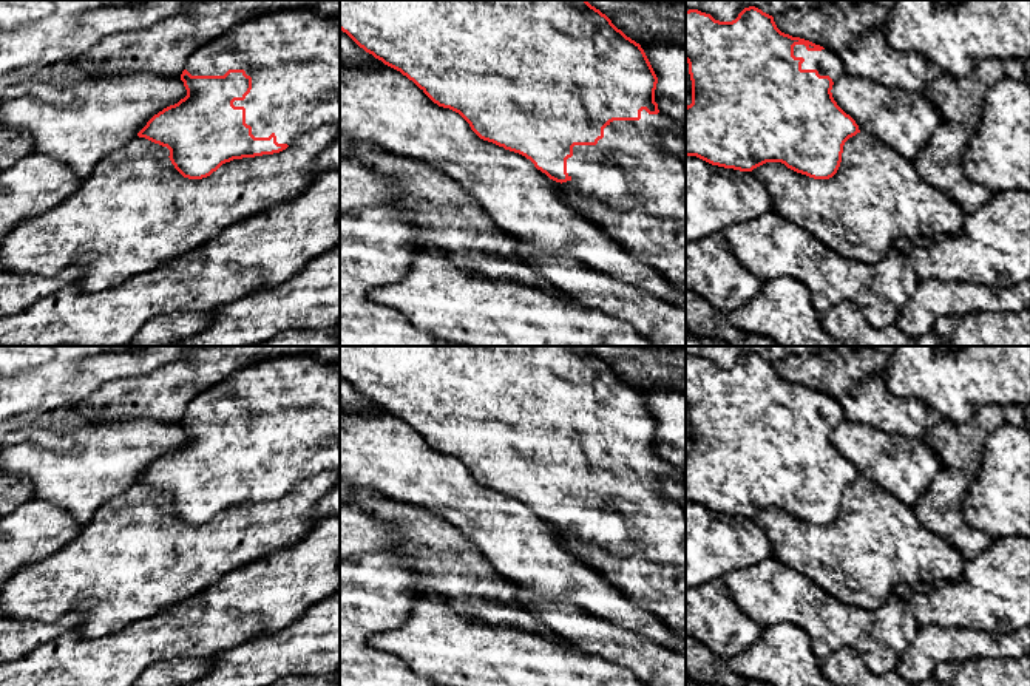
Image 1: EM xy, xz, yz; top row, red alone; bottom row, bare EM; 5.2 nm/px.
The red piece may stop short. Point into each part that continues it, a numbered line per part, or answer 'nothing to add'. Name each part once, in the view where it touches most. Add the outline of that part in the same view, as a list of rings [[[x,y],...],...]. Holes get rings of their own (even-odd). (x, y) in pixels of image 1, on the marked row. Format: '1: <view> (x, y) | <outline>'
1: xy (292, 56) | [[[313,9],[253,17],[196,49],[184,70],[191,76],[224,76],[229,70],[244,70],[252,77],[252,90],[233,105],[246,108],[246,124],[255,138],[273,133],[278,144],[290,145],[321,125],[340,127],[340,17],[327,19]]]

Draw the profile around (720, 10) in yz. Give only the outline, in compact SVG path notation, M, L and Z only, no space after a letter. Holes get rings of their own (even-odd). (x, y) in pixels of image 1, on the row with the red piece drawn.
M686 0L686 11L698 9L710 14L715 20L732 22L749 6L755 6L757 0Z

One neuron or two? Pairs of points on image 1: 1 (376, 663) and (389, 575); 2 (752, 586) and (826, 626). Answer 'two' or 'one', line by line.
1: one
2: one

